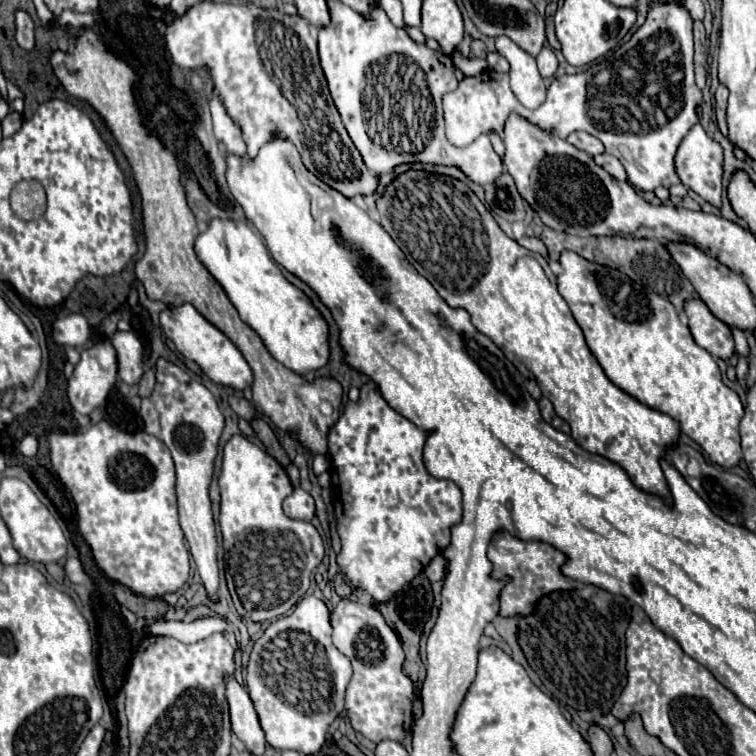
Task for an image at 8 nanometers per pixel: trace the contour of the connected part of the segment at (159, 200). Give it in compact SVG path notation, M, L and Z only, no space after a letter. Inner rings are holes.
M93 30L81 32L75 42L75 50L69 52L53 52L51 64L71 96L89 102L99 116L105 120L107 128L115 136L121 152L131 164L133 178L137 182L143 206L143 230L145 230L145 254L135 264L135 274L143 282L147 296L151 300L161 300L167 306L181 306L185 302L193 304L201 316L205 316L211 324L215 324L241 352L247 364L253 370L253 402L269 416L269 420L283 432L289 432L293 440L303 444L307 450L315 454L327 456L327 434L329 428L337 422L339 406L341 406L341 384L333 378L315 378L313 382L305 382L301 374L279 364L261 338L249 328L237 314L235 306L217 284L217 280L209 274L209 270L197 260L193 244L199 234L193 212L187 206L185 190L179 182L179 168L175 156L163 148L163 144L141 124L141 114L137 102L133 98L133 68L113 56L101 38ZM329 400L333 404L333 414L323 416L319 412L319 404Z

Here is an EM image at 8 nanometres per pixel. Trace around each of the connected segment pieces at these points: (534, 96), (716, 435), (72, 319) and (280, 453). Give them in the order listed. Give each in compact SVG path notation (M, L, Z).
M499 36L495 40L495 48L501 56L511 64L511 90L519 98L519 102L527 108L537 108L545 100L545 82L537 70L537 62L531 54L521 50L507 36Z
M563 252L561 266L563 274L557 276L559 292L567 300L577 324L585 334L589 350L605 370L607 378L643 404L675 418L683 434L689 436L715 464L723 468L737 466L737 462L741 460L739 420L743 418L743 404L737 392L723 384L717 362L705 348L697 346L689 328L681 324L673 304L657 294L645 292L619 270L593 264L577 256L575 252Z
M69 314L53 322L53 340L59 346L85 346L89 342L89 324L83 314Z
M255 418L255 420L251 420L251 426L253 426L253 430L257 432L259 440L263 442L265 450L267 450L271 456L275 456L281 466L287 466L287 464L289 464L289 458L287 458L285 450L281 448L281 444L277 442L277 438L275 438L273 430L269 428L269 424L267 424L265 420L261 420L261 418Z

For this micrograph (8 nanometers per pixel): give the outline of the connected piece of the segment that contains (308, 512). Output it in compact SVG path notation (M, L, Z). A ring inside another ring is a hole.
M295 488L289 498L283 502L283 510L291 518L311 520L315 516L315 503L311 495L301 488Z

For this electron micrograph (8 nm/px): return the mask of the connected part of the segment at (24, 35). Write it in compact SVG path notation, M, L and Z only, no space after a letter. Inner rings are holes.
M19 10L17 18L15 18L15 26L17 26L17 42L23 50L31 50L35 46L35 34L33 34L33 20L27 12Z

